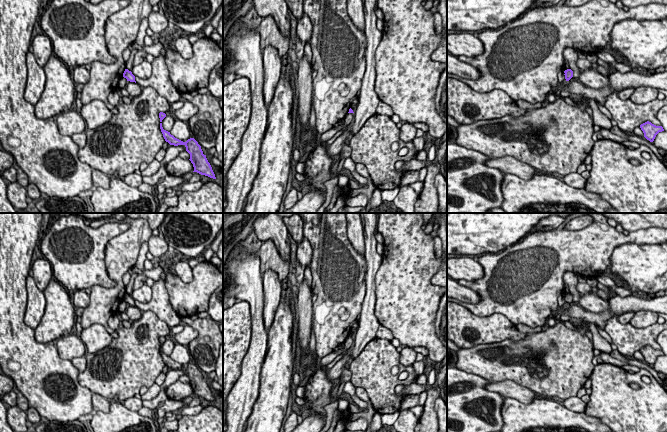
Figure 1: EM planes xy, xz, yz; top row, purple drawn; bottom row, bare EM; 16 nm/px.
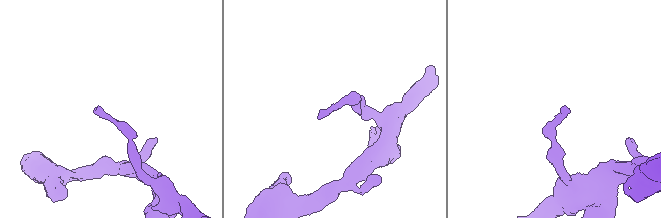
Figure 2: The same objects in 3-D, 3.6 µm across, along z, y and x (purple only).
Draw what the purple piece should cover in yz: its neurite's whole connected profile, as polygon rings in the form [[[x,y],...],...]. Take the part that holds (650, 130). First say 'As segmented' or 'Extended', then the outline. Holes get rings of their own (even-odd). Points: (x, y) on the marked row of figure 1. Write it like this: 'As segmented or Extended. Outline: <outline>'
As segmented. Outline: [[[647,121],[640,125],[641,130],[644,133],[644,137],[649,140],[650,142],[653,142],[656,135],[659,132],[664,131],[662,126],[656,126],[652,124],[651,122]]]

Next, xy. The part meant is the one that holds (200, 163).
As segmented. Outline: [[[160,123],[160,129],[165,141],[168,142],[170,145],[184,145],[186,147],[186,151],[190,154],[189,160],[194,167],[193,172],[197,172],[201,175],[216,179],[212,167],[206,158],[206,155],[203,154],[201,146],[194,138],[190,138],[186,142],[183,142],[171,135],[170,132],[164,130],[162,127],[162,123]]]

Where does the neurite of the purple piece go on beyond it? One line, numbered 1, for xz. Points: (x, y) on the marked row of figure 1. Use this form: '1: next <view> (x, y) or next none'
1: next none

